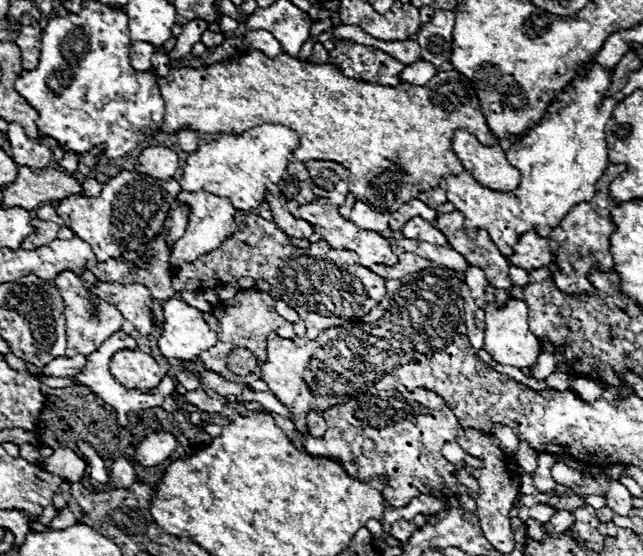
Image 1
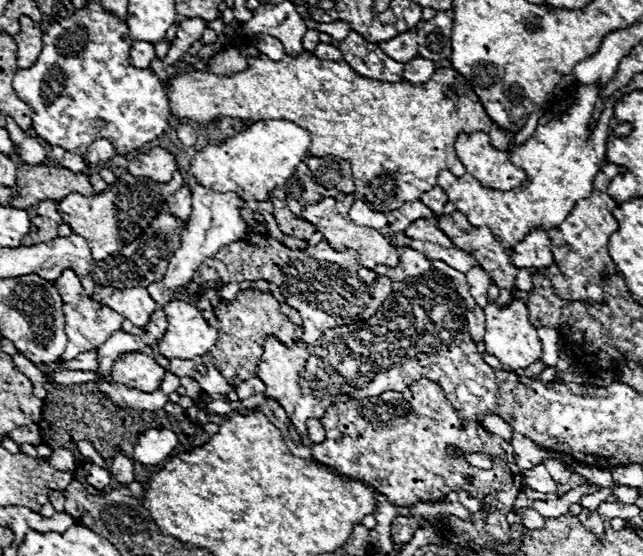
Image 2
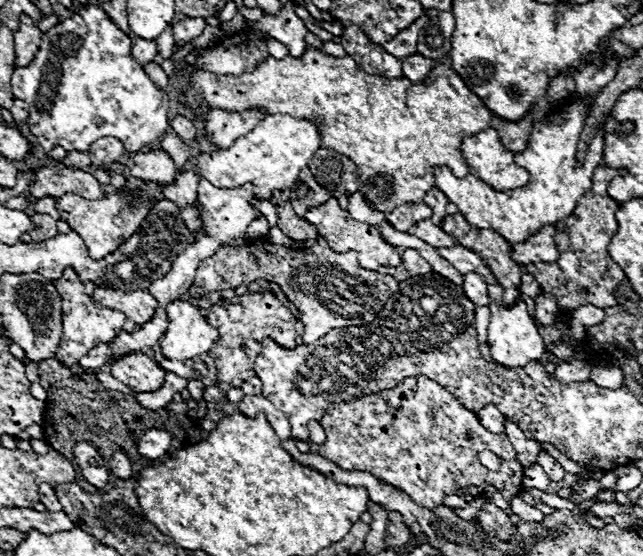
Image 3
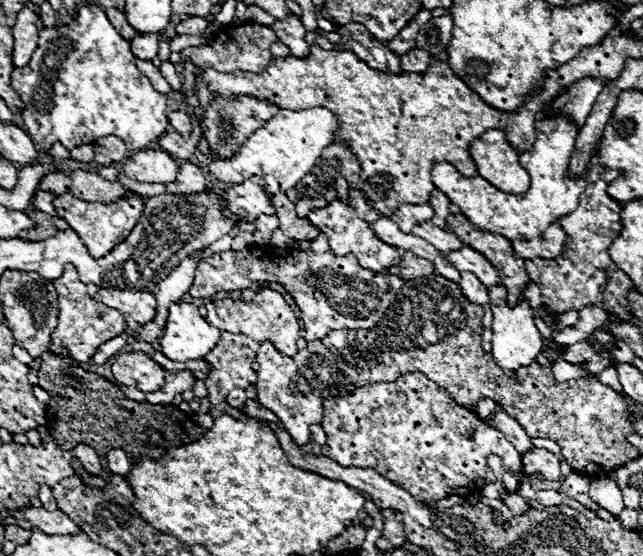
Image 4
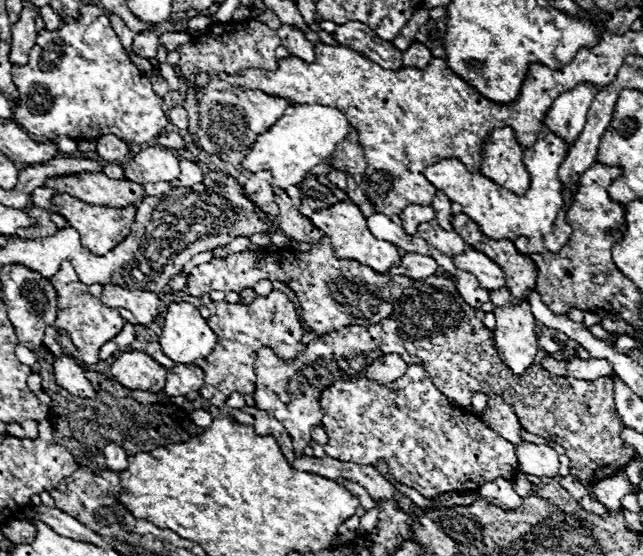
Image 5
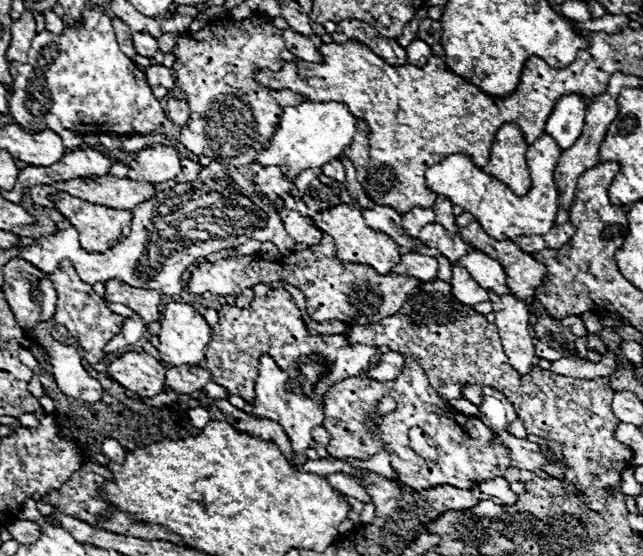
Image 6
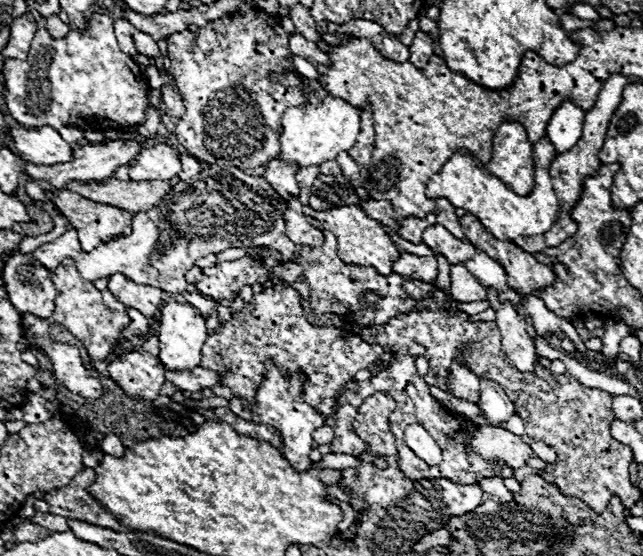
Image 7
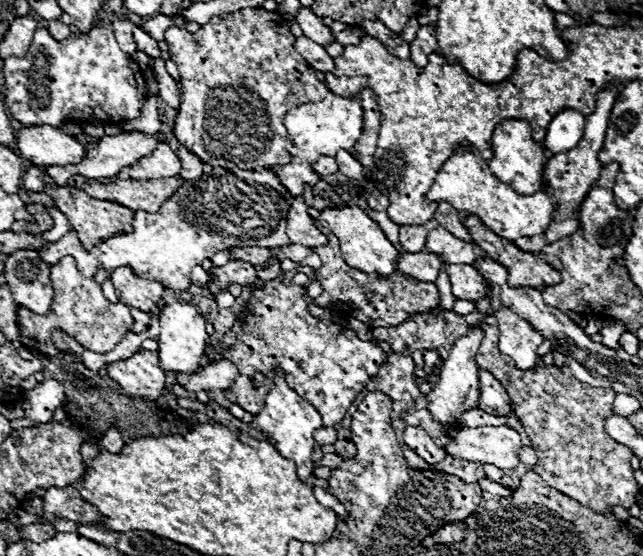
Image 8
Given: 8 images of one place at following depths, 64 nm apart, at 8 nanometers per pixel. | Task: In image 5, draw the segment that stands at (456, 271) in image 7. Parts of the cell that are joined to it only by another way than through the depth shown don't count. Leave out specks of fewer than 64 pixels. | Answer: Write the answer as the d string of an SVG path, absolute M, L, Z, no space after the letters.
M456 270L454 274L454 284L456 284L456 290L460 292L462 300L466 304L470 304L472 308L480 308L484 302L488 302L490 298L490 292L486 288L480 288L478 280L470 274L470 272L464 272L464 270Z

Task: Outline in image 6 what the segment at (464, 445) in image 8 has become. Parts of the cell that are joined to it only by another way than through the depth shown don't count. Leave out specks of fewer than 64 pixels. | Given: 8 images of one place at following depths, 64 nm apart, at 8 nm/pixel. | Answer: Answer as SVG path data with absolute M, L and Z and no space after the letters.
M498 432L494 438L494 444L504 444L504 448L508 448L514 468L534 472L534 470L540 470L540 464L550 464L542 456L542 448L538 444L532 444L528 440L520 440L508 432Z

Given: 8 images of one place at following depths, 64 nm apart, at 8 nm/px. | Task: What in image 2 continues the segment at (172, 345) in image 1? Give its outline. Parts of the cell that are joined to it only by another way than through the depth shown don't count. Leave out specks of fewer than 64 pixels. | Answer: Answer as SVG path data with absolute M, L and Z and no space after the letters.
M170 300L164 306L168 330L158 342L160 354L166 358L192 360L206 354L218 340L218 332L208 326L202 312L188 302Z

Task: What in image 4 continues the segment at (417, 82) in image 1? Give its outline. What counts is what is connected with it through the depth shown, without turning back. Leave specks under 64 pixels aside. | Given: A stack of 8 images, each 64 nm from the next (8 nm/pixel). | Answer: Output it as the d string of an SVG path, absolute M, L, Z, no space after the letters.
M412 48L402 56L402 70L404 72L424 72L432 64L432 56L428 52L420 52L420 48Z

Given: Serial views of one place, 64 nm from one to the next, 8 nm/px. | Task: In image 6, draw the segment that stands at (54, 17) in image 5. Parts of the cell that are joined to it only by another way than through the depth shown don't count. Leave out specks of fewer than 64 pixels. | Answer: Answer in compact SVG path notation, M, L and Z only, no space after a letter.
M50 10L50 12L44 12L44 18L46 18L46 30L48 30L48 32L52 32L52 34L64 32L66 24L64 24L52 10Z

